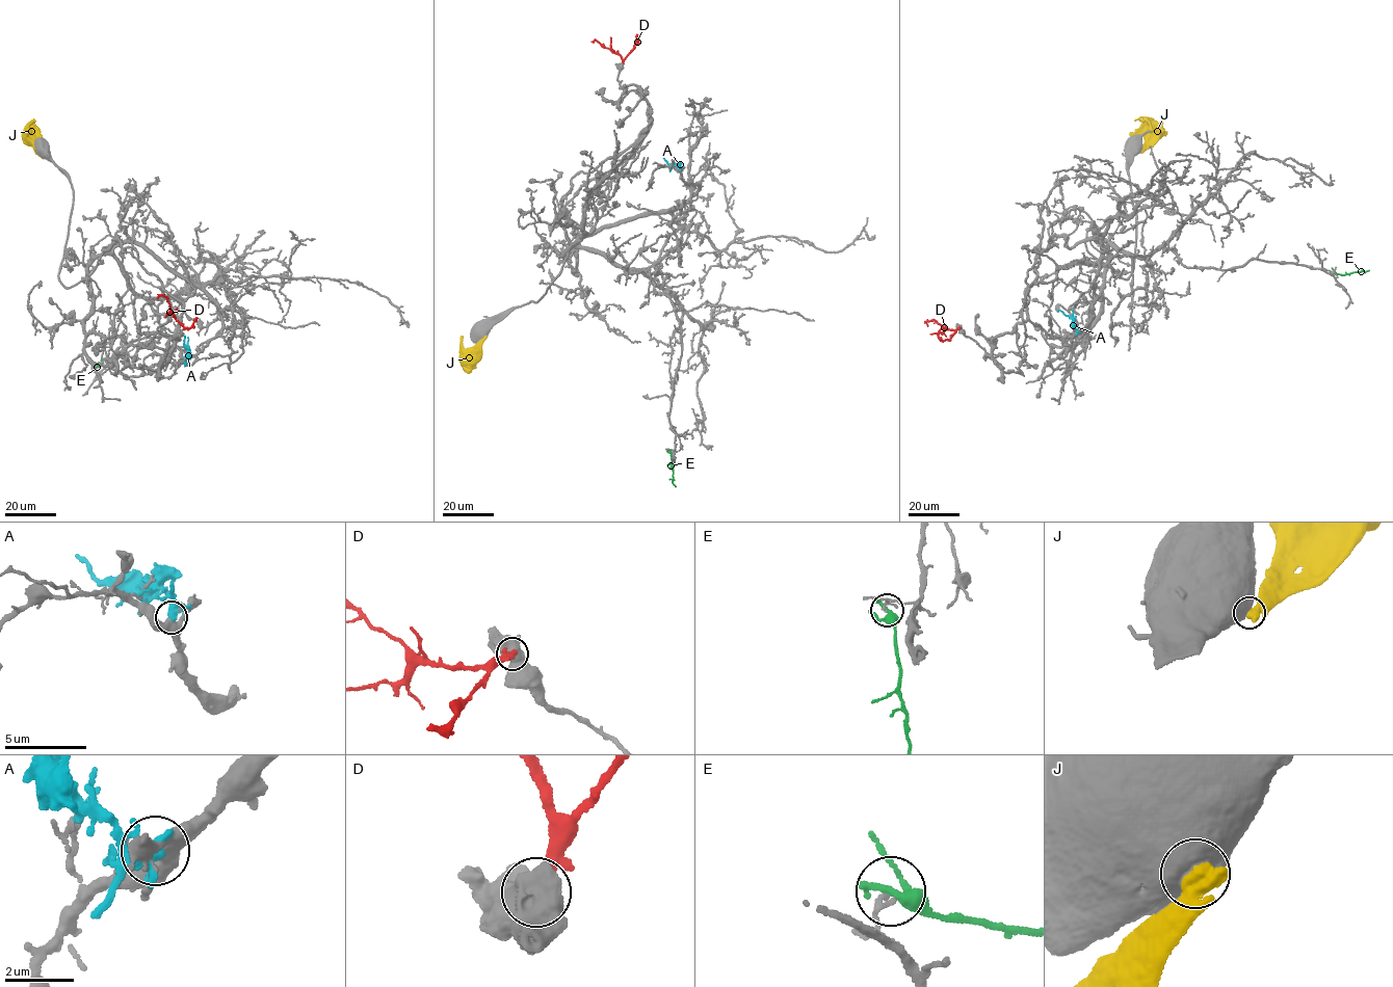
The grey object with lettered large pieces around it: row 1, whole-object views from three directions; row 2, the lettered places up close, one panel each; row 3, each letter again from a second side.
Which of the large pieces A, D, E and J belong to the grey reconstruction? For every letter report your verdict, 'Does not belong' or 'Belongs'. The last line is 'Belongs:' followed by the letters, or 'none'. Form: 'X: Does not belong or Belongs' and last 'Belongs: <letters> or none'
A: Does not belong
D: Does not belong
E: Does not belong
J: Does not belong
Belongs: none

